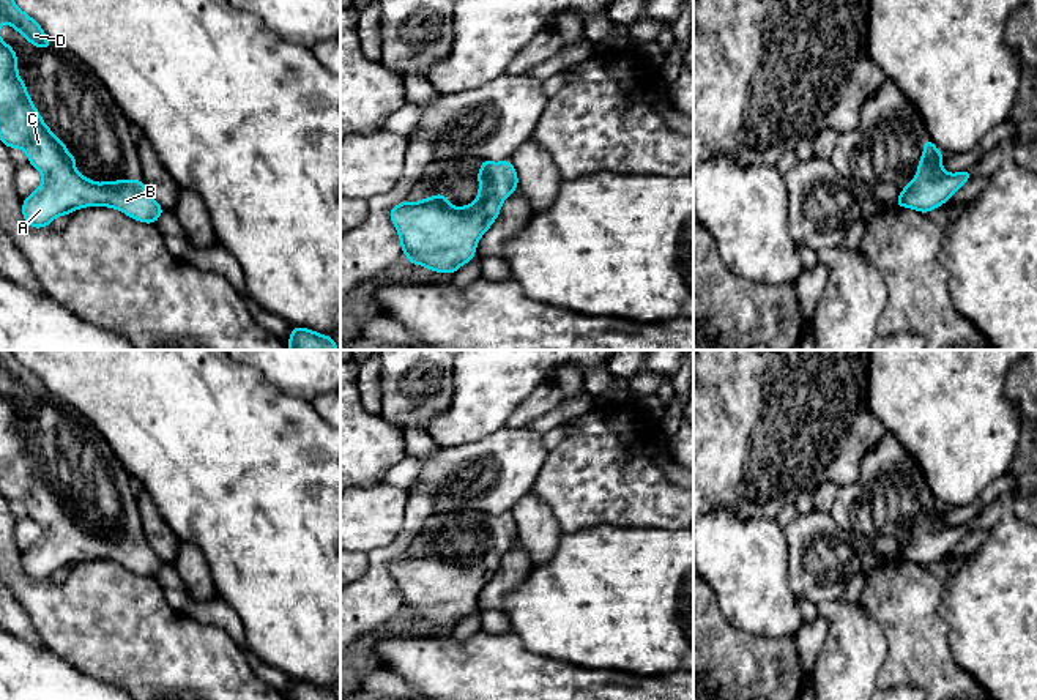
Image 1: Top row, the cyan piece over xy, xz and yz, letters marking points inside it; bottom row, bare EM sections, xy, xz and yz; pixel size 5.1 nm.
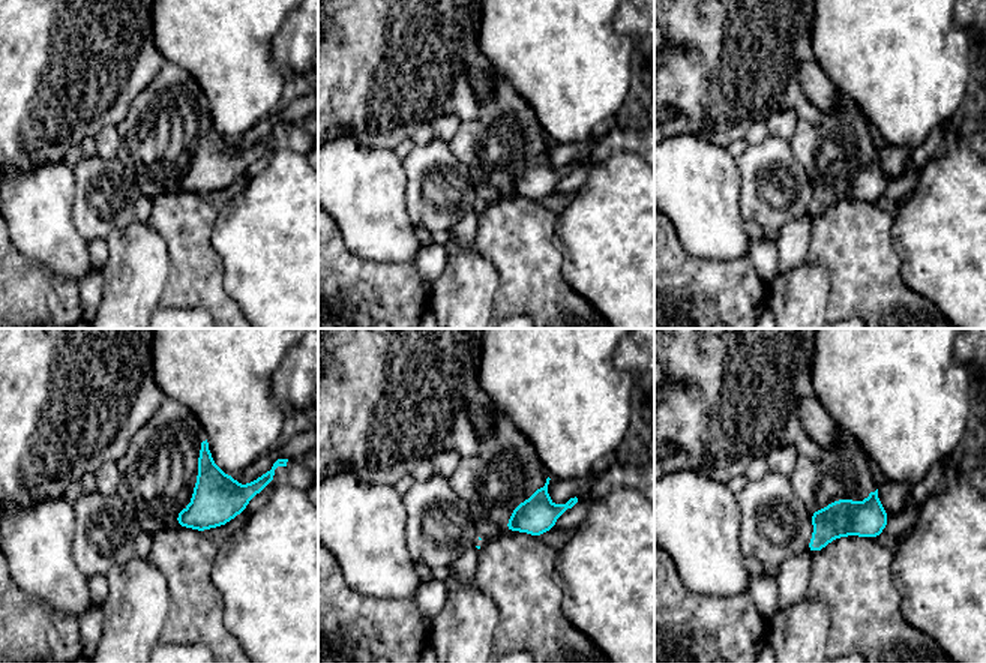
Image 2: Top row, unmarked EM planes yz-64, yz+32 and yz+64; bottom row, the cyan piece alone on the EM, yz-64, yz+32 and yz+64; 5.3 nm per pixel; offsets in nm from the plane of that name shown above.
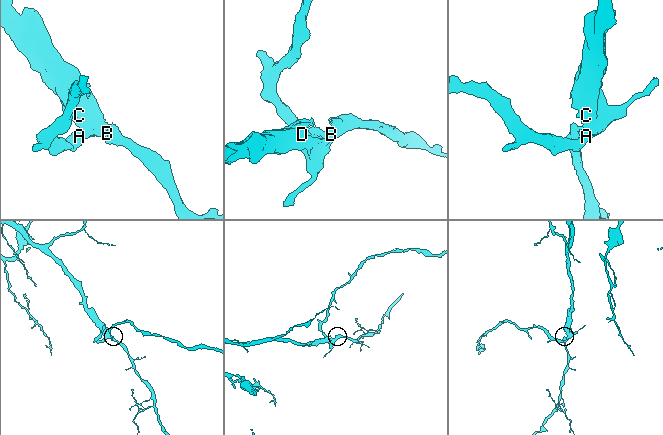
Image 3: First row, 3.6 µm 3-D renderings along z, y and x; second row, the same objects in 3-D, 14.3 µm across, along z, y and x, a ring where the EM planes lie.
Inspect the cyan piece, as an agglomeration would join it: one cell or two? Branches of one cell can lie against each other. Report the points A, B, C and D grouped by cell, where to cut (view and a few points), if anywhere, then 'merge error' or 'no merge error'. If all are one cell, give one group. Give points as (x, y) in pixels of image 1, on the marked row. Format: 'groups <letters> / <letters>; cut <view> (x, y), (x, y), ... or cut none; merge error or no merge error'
groups A B C D; cut none; no merge error

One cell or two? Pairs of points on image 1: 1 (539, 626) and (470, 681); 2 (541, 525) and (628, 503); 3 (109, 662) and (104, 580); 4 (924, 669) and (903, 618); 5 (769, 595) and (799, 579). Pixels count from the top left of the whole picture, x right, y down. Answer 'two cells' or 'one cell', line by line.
1: two cells
2: two cells
3: one cell
4: one cell
5: two cells

